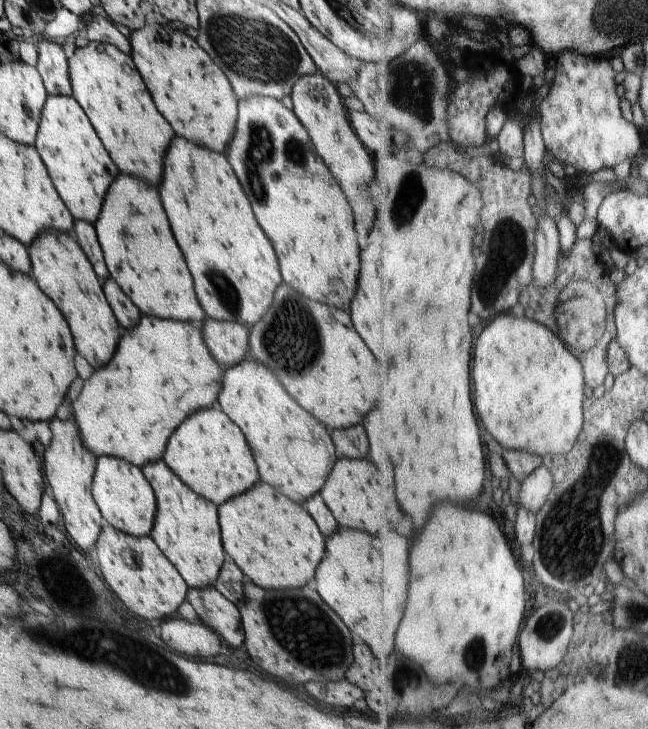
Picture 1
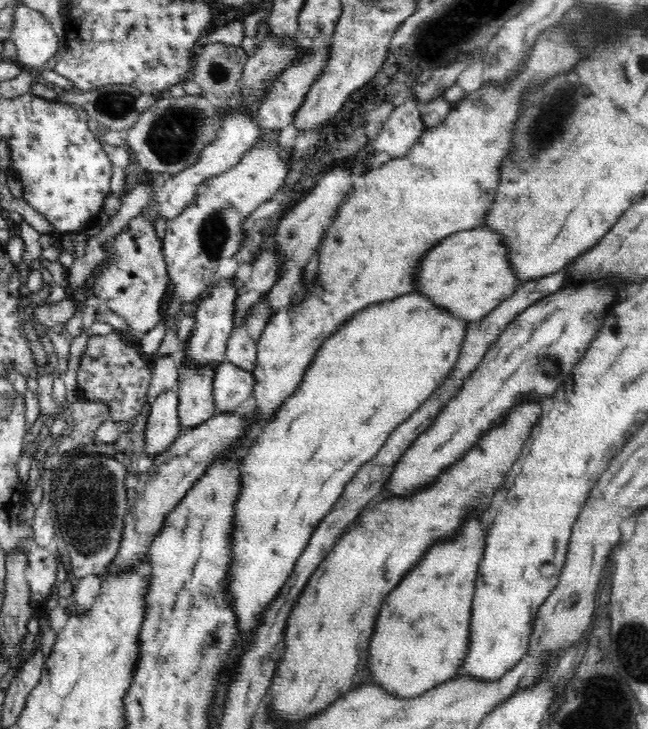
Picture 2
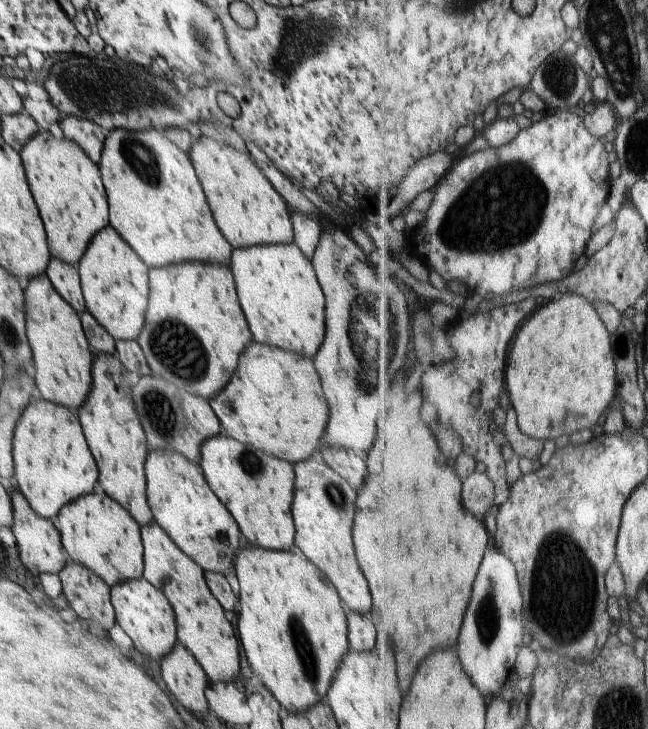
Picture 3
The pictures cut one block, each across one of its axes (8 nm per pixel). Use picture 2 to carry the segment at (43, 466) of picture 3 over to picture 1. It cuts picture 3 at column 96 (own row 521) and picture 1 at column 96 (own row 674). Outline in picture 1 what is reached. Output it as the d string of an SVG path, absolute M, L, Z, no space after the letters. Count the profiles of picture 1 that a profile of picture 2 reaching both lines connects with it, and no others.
M141 315L135 327L119 338L108 364L86 379L79 396L72 402L72 417L78 420L84 446L97 457L121 458L136 466L163 458L170 435L196 411L216 405L222 383L223 368L204 346L202 324Z

